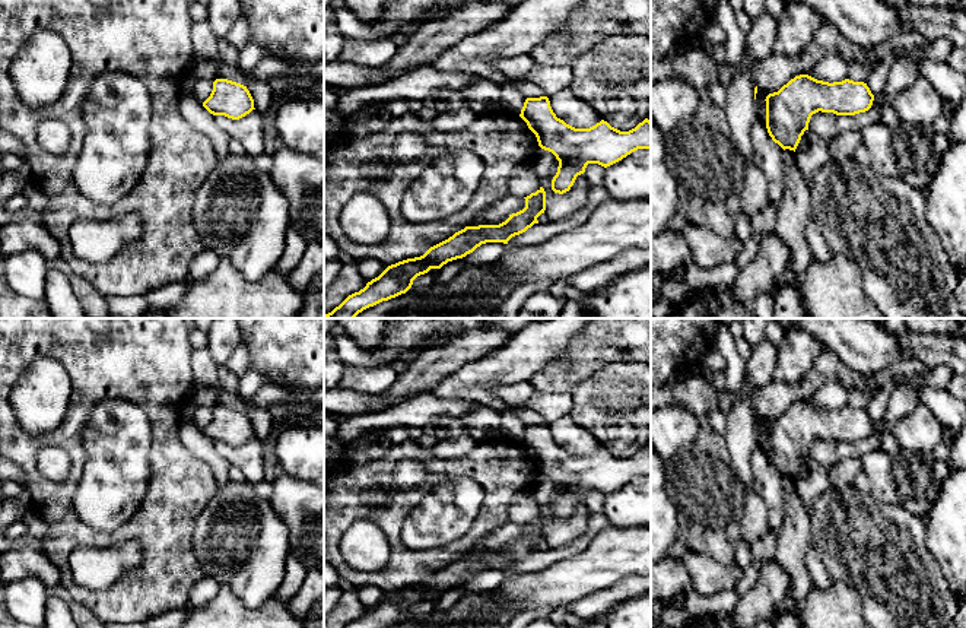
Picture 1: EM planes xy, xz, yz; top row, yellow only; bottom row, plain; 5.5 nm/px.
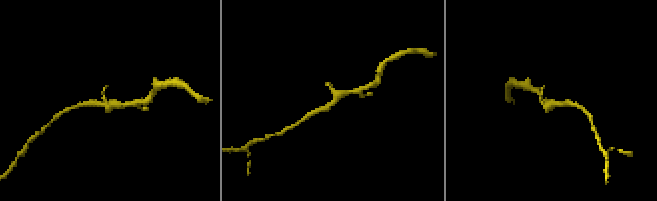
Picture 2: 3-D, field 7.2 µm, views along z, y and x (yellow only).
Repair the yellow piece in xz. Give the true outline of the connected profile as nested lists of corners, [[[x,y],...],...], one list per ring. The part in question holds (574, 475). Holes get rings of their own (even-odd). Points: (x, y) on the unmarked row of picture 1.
[[[547,424],[527,425],[519,444],[536,462],[538,473],[559,488],[552,507],[552,517],[559,521],[571,517],[588,491],[607,495],[638,476],[651,476],[648,445],[629,459],[620,459],[604,447],[590,456],[575,456],[556,444]]]

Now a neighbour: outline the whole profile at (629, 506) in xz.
[[[638,476],[607,494],[603,513],[617,529],[651,526],[651,476]]]

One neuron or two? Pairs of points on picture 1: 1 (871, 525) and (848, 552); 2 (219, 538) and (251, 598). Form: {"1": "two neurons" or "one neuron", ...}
{"1": "one neuron", "2": "one neuron"}

